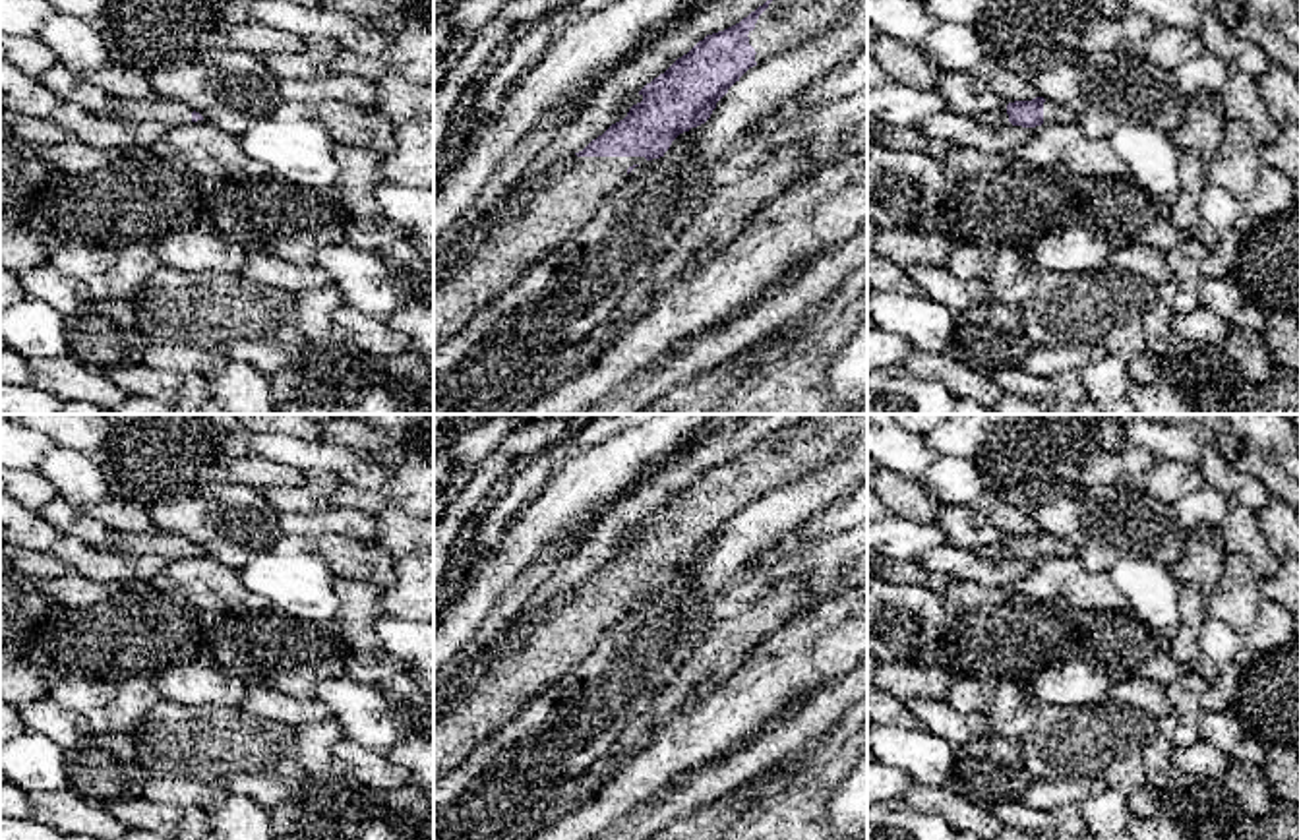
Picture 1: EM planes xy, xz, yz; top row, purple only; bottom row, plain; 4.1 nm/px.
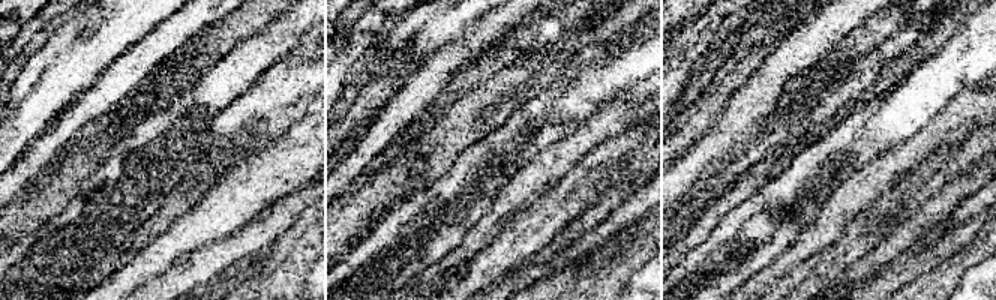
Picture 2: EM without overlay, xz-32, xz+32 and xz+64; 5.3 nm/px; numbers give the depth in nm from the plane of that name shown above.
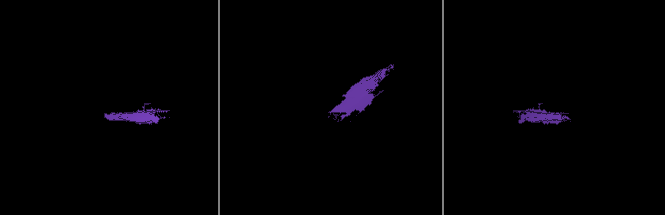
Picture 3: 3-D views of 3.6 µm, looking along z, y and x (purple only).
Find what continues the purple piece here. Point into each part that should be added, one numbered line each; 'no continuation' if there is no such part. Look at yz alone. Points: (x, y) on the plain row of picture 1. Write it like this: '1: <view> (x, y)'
1: yz (1054, 546)

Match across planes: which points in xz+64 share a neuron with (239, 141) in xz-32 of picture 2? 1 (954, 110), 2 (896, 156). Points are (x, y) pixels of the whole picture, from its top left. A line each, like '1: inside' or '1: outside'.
1: inside
2: inside

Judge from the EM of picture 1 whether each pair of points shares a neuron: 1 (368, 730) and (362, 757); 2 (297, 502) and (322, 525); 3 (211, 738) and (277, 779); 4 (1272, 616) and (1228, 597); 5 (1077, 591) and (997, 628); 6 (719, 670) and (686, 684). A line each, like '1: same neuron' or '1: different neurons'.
1: different neurons
2: different neurons
3: same neuron
4: same neuron
5: same neuron
6: same neuron

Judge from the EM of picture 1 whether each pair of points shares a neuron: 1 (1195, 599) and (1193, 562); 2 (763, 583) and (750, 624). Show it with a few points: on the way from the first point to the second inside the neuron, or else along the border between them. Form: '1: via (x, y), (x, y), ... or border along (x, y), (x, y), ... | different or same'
1: border along (1181, 581), (1191, 581), (1207, 591) | different
2: border along (775, 587), (738, 610) | different

